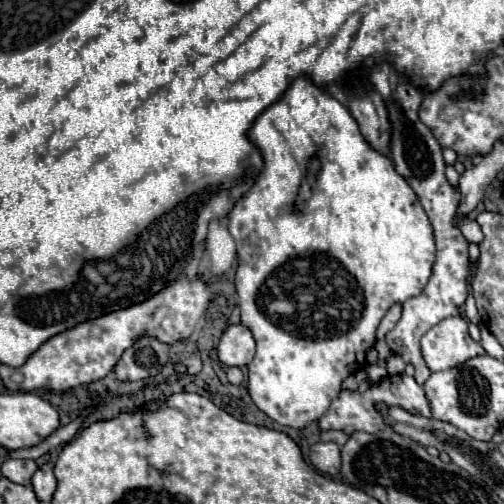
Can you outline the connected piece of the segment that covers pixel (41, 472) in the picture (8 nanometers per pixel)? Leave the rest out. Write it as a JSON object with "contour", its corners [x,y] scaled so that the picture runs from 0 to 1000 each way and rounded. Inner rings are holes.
{"contour":[[[83,923],[67,938],[63,966],[67,966],[67,978],[79,994],[103,994],[103,982],[111,974],[111,946],[107,946],[103,923]]]}

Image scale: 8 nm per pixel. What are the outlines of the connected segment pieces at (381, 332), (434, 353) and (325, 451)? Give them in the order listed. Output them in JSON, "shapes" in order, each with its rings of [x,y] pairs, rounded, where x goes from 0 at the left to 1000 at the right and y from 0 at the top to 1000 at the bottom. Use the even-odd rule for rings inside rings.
{"shapes":[[[[794,601],[778,605],[778,609],[770,613],[770,621],[758,629],[758,637],[754,637],[754,645],[750,645],[750,657],[746,657],[746,669],[750,669],[750,673],[762,673],[762,665],[766,665],[770,657],[778,657],[782,645],[794,637],[794,625],[798,625],[798,605],[794,605]]],[[[913,625],[873,637],[837,669],[837,704],[857,740],[897,732],[956,700],[956,685],[937,677],[929,645]]],[[[627,879],[615,887],[615,915],[619,923],[635,935],[635,938],[647,938],[655,942],[659,950],[671,950],[675,946],[675,927],[679,927],[679,915],[675,915],[675,887],[667,879]]]]}

